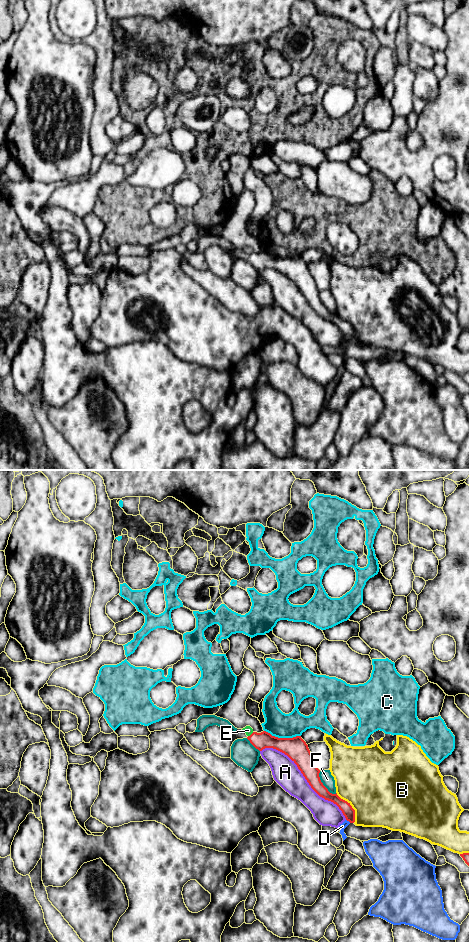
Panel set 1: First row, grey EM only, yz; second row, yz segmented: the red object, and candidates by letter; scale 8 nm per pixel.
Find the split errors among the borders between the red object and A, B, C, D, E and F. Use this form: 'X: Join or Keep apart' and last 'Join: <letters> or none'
A: Keep apart
B: Keep apart
C: Keep apart
D: Keep apart
E: Keep apart
F: Keep apart
Join: none

